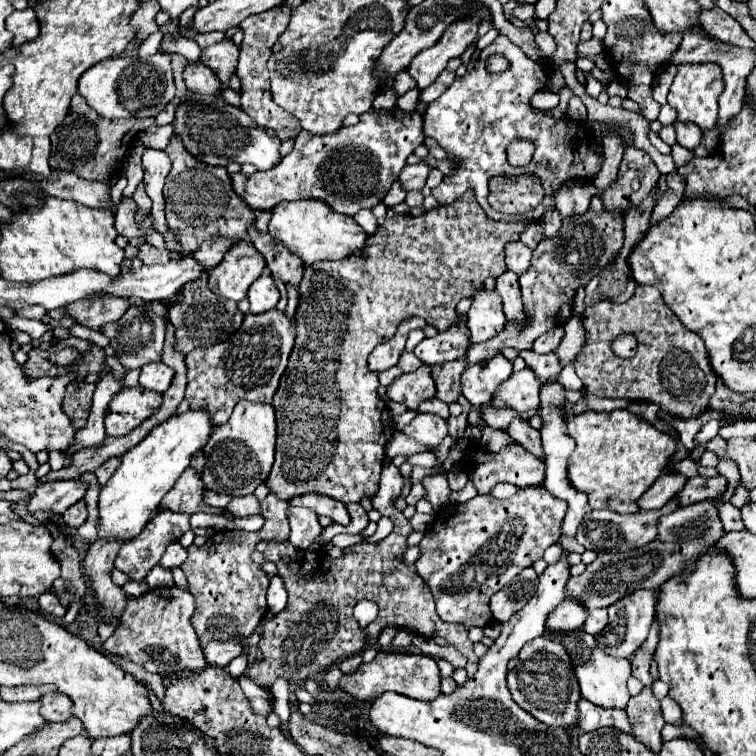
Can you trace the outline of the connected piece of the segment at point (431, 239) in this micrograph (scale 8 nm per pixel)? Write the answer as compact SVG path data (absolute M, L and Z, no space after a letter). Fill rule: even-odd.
M467 192L465 196L461 196L455 204L451 206L437 206L421 216L411 216L411 214L395 214L393 216L393 230L385 228L383 224L379 226L379 230L375 234L369 234L367 238L367 244L363 250L355 252L351 258L343 260L343 264L335 264L335 262L315 262L311 266L305 268L305 276L303 276L303 282L301 282L301 294L303 294L303 304L299 304L297 308L297 338L295 338L295 346L293 346L293 352L291 352L291 358L289 358L289 366L281 378L281 384L279 384L279 392L275 394L273 398L273 408L275 408L275 414L277 414L277 452L275 452L275 464L273 464L273 470L267 478L267 486L277 492L277 496L281 500L291 500L295 496L301 496L301 494L307 494L307 492L319 492L319 494L325 494L325 496L331 496L331 498L337 498L339 502L343 504L349 504L349 502L359 502L363 496L373 496L379 488L379 476L381 476L381 468L383 468L383 458L385 458L385 446L387 442L391 440L391 436L395 434L395 422L393 422L393 416L391 412L387 410L385 402L379 398L377 394L377 388L379 388L379 380L377 380L377 374L371 372L367 368L367 358L371 354L371 350L389 340L393 336L393 332L397 330L399 322L403 322L405 318L409 316L419 316L423 318L427 324L435 326L439 332L445 332L447 328L455 326L457 324L457 314L455 314L455 306L457 302L463 298L463 296L471 296L471 292L483 288L483 282L487 278L497 278L501 276L507 268L505 268L505 244L509 242L515 242L519 240L521 232L525 230L527 224L531 224L533 220L523 220L519 224L511 224L511 222L497 222L497 220L491 220L487 218L487 214L483 212L483 208L479 208L477 200L475 200L475 194L473 192ZM315 270L317 272L323 272L327 276L331 276L333 280L339 280L339 286L337 292L333 294L323 294L319 298L319 290L327 288L327 286L315 286ZM339 290L345 290L351 300L349 300L349 308L347 304L337 304L337 294Z

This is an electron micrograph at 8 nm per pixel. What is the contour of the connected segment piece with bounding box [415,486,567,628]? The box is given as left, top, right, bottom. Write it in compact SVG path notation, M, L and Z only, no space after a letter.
M541 486L523 488L519 494L507 500L497 500L491 494L487 494L487 496L475 496L465 504L443 506L441 512L437 512L435 516L431 530L421 540L421 556L415 562L419 576L431 588L439 618L445 622L463 624L467 628L487 626L489 622L493 622L493 614L489 610L489 598L507 582L511 582L523 568L541 560L543 552L549 546L557 544L565 514L567 514L567 504L551 496L551 492L547 492Z

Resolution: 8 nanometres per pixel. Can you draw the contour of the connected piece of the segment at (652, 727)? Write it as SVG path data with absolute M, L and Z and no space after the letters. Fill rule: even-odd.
M643 688L641 694L633 696L627 704L627 716L633 726L633 734L655 754L661 748L661 728L665 724L661 716L661 704L653 696L651 688Z

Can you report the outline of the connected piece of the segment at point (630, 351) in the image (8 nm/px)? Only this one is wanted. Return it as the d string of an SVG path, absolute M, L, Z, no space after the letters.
M623 334L619 338L615 338L615 344L611 346L613 352L621 358L629 358L629 356L635 356L635 348L637 348L637 340L629 334Z

